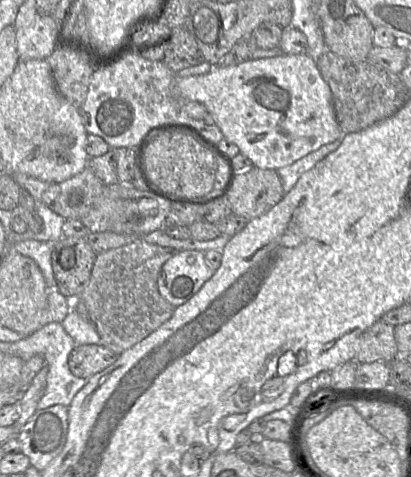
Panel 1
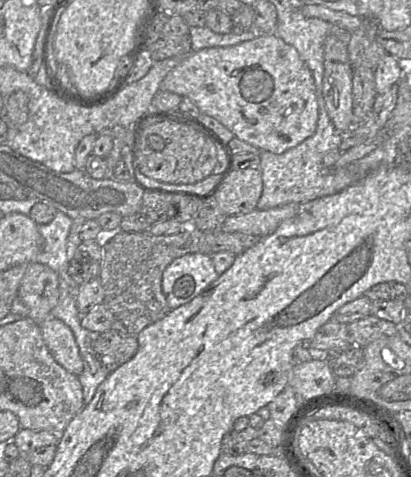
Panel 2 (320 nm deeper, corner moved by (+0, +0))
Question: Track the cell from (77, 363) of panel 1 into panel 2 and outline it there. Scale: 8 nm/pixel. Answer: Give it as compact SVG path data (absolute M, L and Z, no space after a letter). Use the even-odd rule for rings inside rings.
M109 329L94 342L94 352L103 368L112 372L130 360L138 350L137 335L124 329Z

